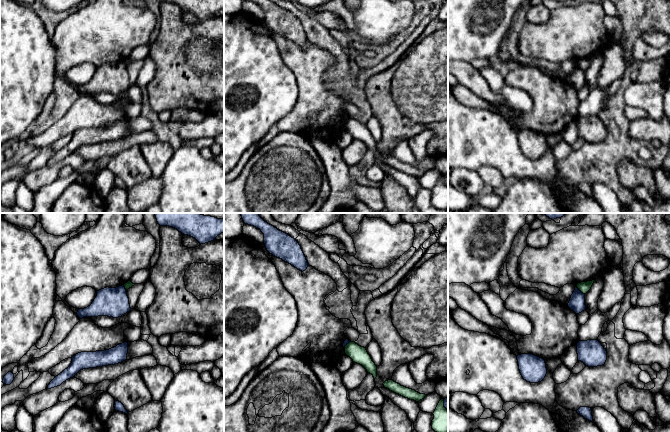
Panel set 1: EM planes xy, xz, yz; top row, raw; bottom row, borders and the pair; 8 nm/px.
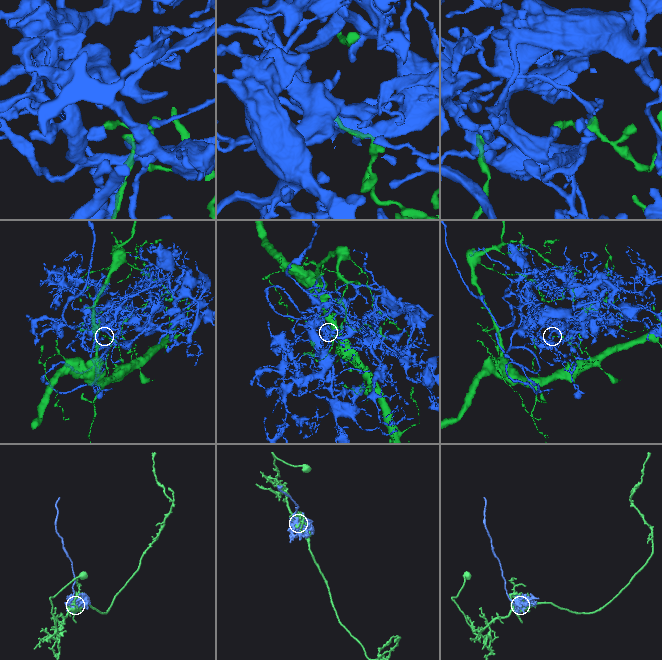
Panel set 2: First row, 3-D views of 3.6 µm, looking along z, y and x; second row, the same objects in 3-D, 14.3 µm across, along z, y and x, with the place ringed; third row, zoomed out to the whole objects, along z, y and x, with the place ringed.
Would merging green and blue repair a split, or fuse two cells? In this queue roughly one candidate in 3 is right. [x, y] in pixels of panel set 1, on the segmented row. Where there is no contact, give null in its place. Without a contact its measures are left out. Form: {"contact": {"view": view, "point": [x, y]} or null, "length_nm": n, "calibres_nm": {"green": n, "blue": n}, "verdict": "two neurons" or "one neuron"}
{"contact": {"view": "yz", "point": [580, 290]}, "length_nm": 100, "calibres_nm": {"green": 90, "blue": 130}, "verdict": "two neurons"}

